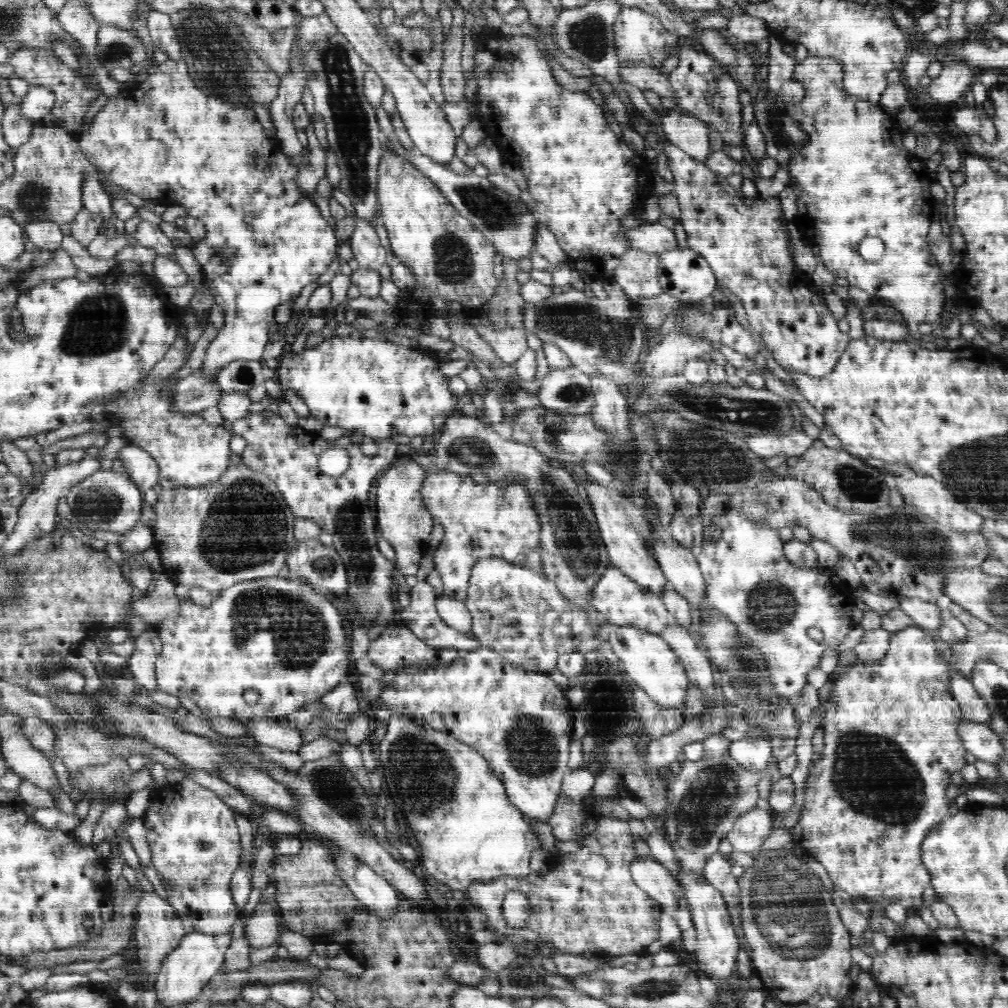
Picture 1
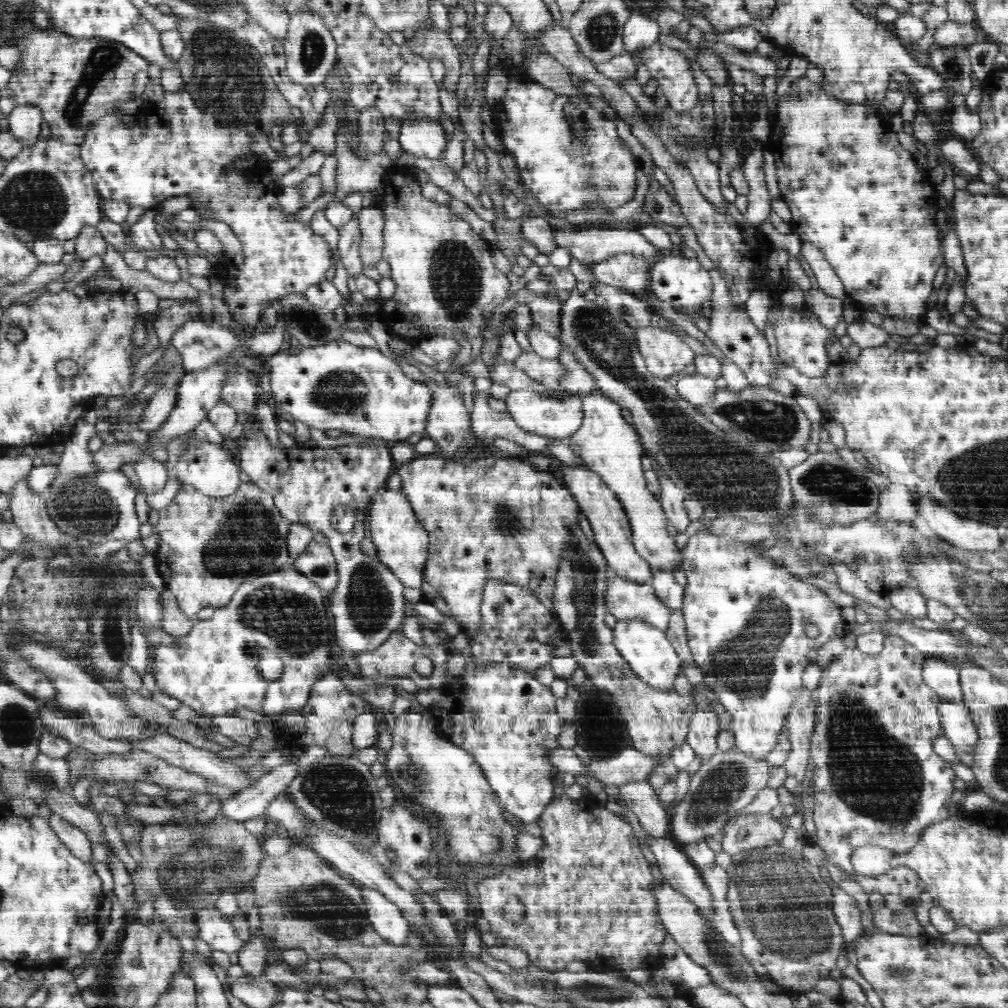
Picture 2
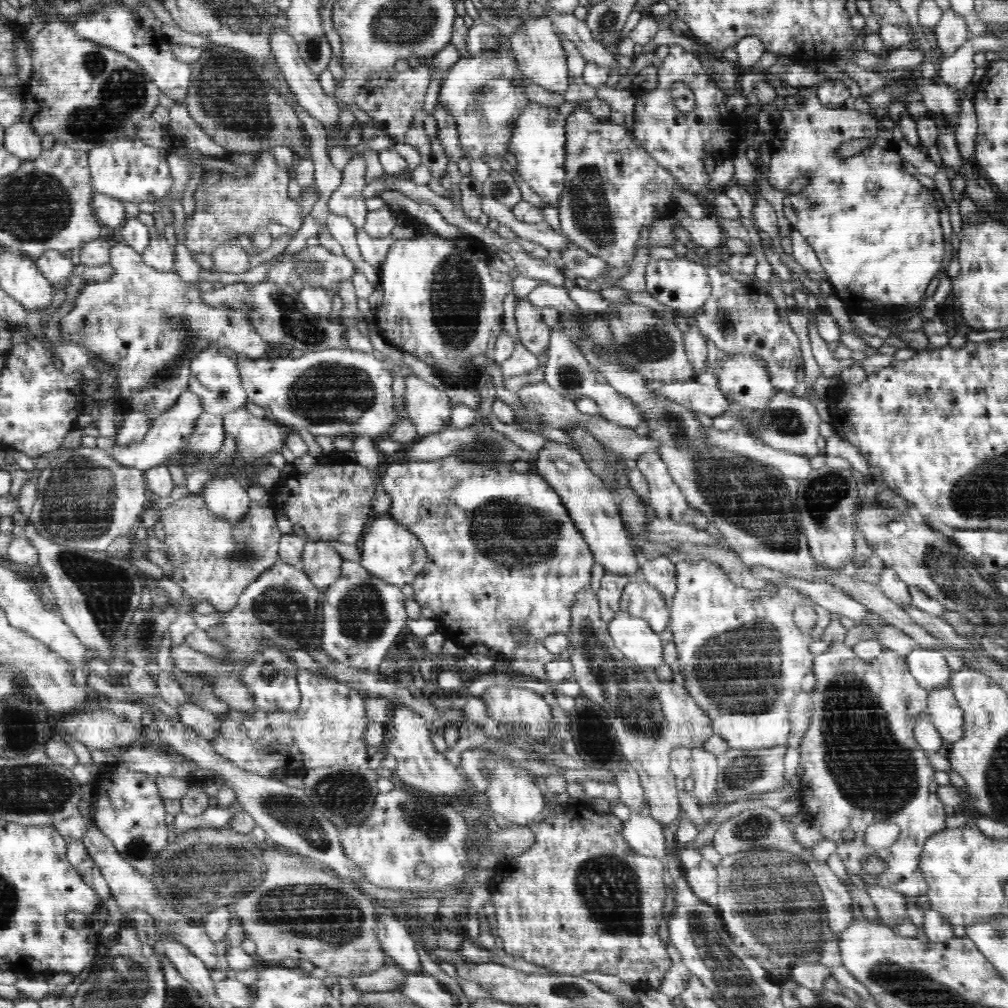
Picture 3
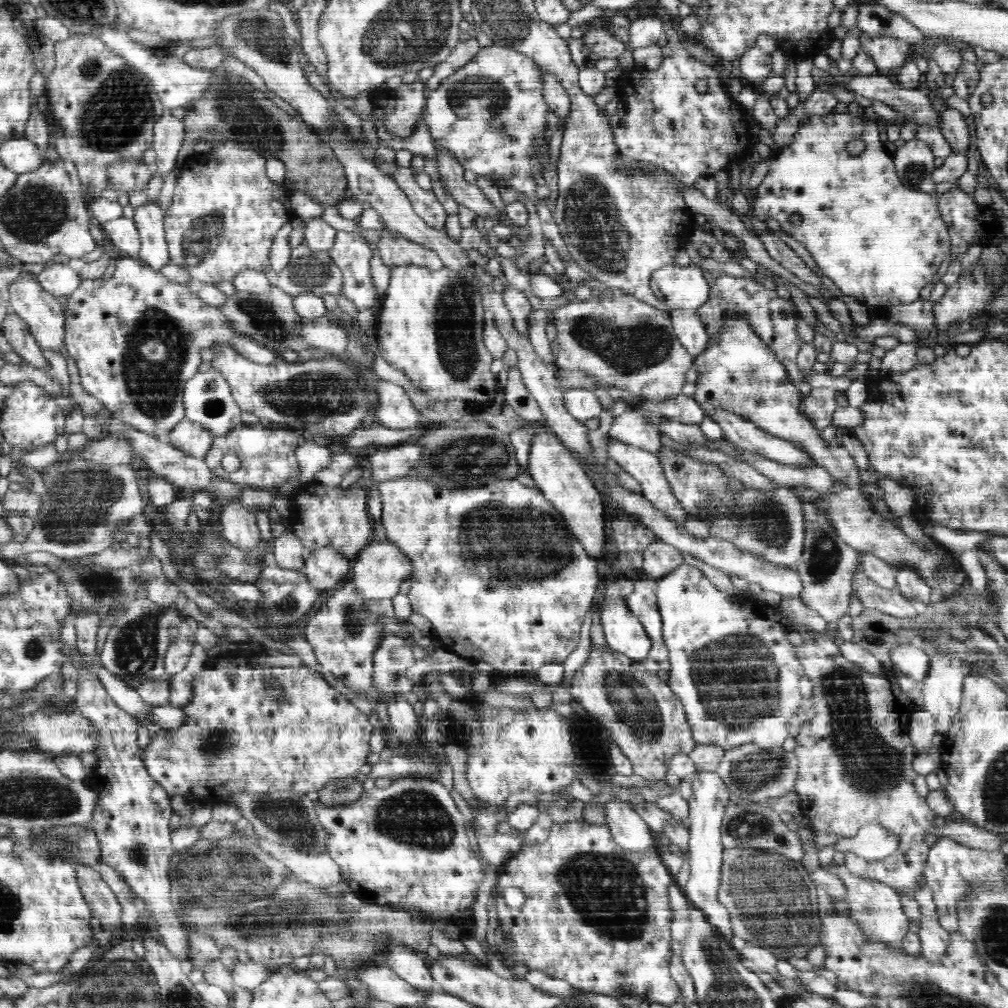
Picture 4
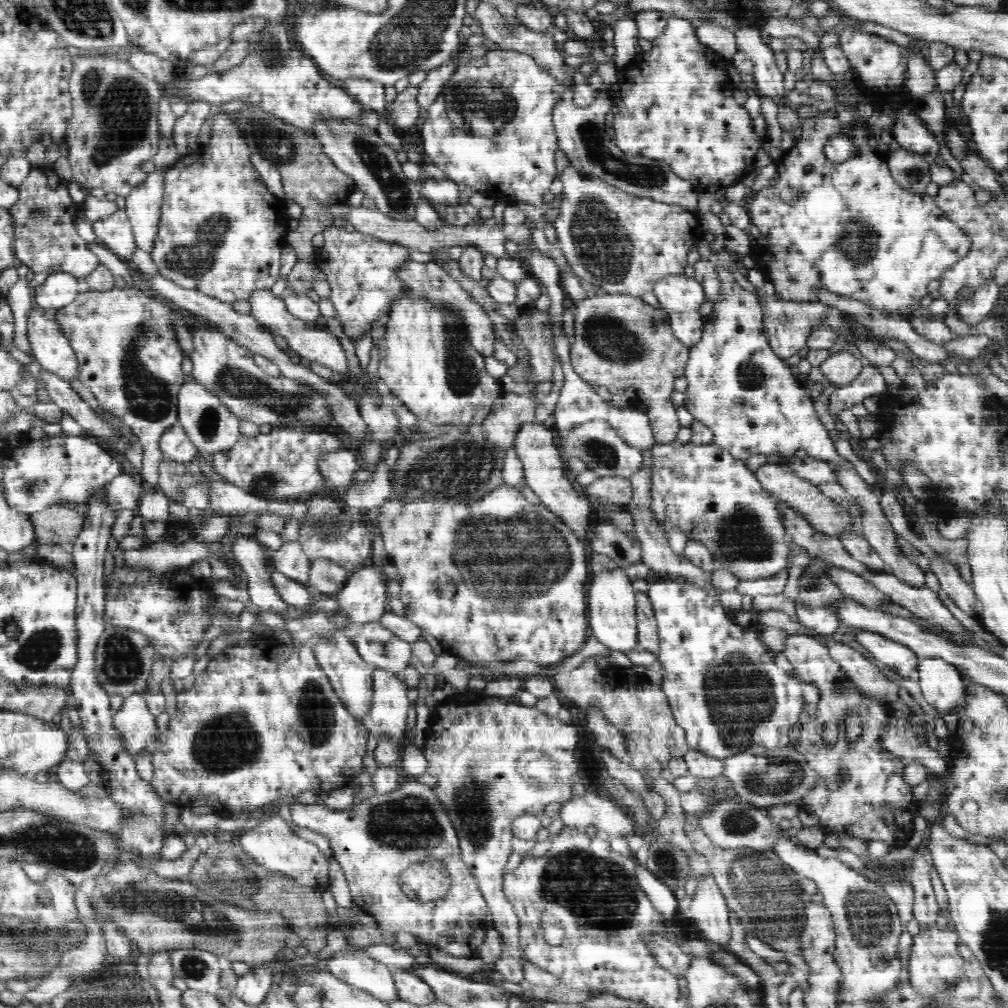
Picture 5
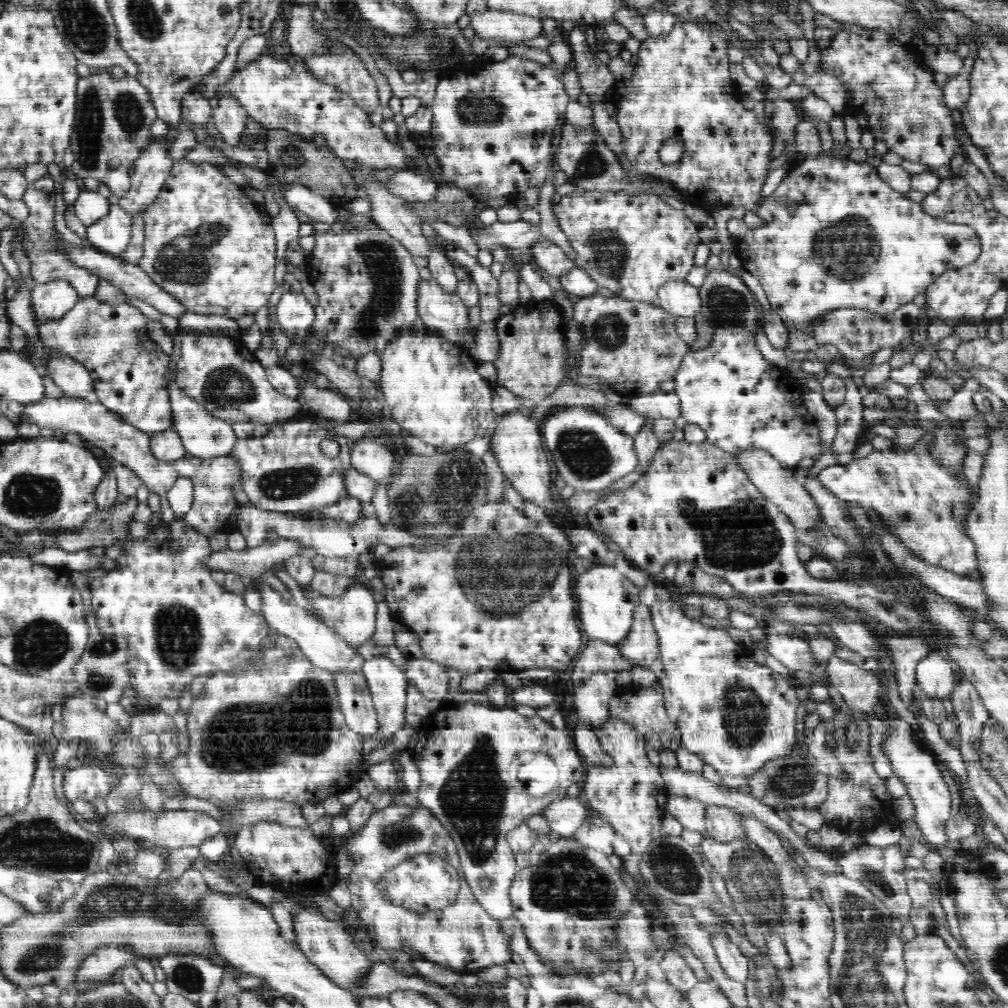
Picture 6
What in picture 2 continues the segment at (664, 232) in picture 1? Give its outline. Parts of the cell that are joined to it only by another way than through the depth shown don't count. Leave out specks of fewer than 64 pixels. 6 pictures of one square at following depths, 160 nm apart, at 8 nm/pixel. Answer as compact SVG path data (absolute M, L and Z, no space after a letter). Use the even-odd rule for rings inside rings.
M599 226L593 228L583 228L579 230L555 230L553 232L554 244L557 248L568 248L572 253L572 257L580 261L584 265L589 266L589 263L598 263L610 259L616 254L632 254L636 256L644 256L651 260L660 256L658 247L652 245L644 238L643 235L635 230L628 229L600 229Z

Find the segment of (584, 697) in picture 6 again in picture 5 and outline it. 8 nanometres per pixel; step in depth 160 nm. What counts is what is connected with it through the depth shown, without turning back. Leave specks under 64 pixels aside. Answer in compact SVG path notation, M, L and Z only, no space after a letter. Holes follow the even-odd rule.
M590 707L585 713L588 728L598 745L615 758L627 761L628 751L622 731L606 720L598 707Z

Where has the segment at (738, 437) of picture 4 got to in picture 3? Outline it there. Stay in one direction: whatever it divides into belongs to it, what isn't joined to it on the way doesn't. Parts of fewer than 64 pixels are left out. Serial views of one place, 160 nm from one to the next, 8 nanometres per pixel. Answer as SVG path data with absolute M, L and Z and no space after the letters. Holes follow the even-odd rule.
M695 377L684 382L670 382L657 388L657 396L666 397L692 412L712 417L724 415L731 404L715 385L702 385Z

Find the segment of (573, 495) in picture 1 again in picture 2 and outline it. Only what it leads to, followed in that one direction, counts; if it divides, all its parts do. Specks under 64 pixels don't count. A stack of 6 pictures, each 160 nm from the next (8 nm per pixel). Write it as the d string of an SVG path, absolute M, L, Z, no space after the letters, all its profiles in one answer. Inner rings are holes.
M425 378L424 384L428 385L429 391L432 392L433 407L430 408L430 416L426 419L424 437L432 438L436 442L436 455L442 455L446 459L452 461L458 461L462 464L475 463L474 460L482 460L488 456L502 456L510 457L510 459L524 460L527 462L528 452L526 450L521 451L519 457L512 457L509 454L502 452L498 447L494 446L494 443L486 444L485 441L478 440L476 436L473 436L471 413L465 408L462 399L462 390L460 387L451 384L451 386L440 386L440 383ZM578 506L578 520L574 520L574 524L570 524L570 540L567 541L566 546L562 548L562 560L558 560L558 574L556 574L556 584L554 586L554 612L558 621L562 620L564 624L564 631L568 634L568 642L572 649L572 657L576 658L578 665L582 666L586 676L590 682L598 690L606 690L616 702L620 702L620 712L627 725L628 735L632 739L634 749L640 753L652 757L655 765L651 770L651 775L648 782L652 785L657 797L667 810L671 810L676 796L676 776L678 776L678 769L674 766L671 759L671 751L679 745L687 743L688 726L692 720L692 714L696 712L696 703L694 698L696 695L701 696L701 683L706 679L704 675L698 670L694 664L694 658L690 654L688 648L688 641L686 640L686 620L684 620L684 613L681 609L672 612L670 617L670 624L666 634L666 638L672 648L676 650L677 656L682 660L681 673L683 673L692 686L691 695L680 695L676 691L658 691L656 688L651 688L638 676L631 671L627 661L620 655L620 652L615 648L613 629L605 624L605 616L607 615L607 605L605 604L604 596L607 588L606 579L613 575L609 566L607 566L606 557L598 548L598 544L594 542L594 531L590 532L590 523L586 516L579 511Z

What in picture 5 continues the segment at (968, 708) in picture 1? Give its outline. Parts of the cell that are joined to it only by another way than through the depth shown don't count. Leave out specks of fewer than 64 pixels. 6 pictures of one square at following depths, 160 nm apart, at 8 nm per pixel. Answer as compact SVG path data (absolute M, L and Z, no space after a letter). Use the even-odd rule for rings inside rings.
M858 630L856 642L898 675L904 678L915 676L920 658L908 646L893 642L880 634L863 630Z

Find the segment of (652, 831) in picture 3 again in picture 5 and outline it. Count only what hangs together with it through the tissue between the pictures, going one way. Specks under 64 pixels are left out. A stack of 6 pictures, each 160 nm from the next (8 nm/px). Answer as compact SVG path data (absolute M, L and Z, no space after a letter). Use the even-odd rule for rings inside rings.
M587 791L583 796L574 795L562 804L560 817L563 826L582 828L595 826L610 837L638 834L633 816L615 800Z

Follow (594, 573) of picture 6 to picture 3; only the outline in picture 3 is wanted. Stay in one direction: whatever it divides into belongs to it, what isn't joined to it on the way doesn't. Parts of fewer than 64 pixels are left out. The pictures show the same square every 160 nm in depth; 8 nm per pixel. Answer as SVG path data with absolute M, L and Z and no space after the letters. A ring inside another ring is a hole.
M620 609L608 624L608 631L614 642L614 647L616 647L616 649L618 649L618 651L631 663L635 663L638 667L643 667L648 671L655 671L656 666L666 664L664 658L662 658L663 647L659 634L650 629L646 620L636 616L631 616Z

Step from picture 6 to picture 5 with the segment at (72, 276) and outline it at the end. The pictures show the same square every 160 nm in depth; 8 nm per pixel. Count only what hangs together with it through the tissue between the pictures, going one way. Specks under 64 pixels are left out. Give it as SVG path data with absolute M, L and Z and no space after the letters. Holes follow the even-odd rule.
M33 169L26 181L18 188L19 202L9 210L11 222L14 223L13 249L19 264L24 264L33 273L53 273L53 269L69 273L83 280L100 264L98 258L90 251L86 241L80 238L74 228L76 210L68 194L68 180L60 178L52 170Z

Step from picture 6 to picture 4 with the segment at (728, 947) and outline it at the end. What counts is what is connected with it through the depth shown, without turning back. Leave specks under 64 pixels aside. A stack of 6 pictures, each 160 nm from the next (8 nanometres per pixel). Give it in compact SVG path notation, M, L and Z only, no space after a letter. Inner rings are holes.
M696 770L692 775L692 796L689 802L689 869L690 876L685 889L687 899L694 908L701 908L706 912L706 919L718 928L726 937L726 930L731 930L730 913L719 901L719 887L721 886L721 866L723 860L723 844L721 843L721 824L725 808L730 803L730 791L726 783L717 772Z

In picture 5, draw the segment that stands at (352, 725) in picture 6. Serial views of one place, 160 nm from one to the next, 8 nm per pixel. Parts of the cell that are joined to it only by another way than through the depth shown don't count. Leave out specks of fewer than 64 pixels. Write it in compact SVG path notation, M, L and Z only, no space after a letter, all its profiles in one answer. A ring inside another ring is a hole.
M334 632L332 640L320 640L314 648L317 662L323 672L327 675L332 689L337 693L338 698L346 708L352 712L361 722L370 712L373 696L373 672L372 666L358 655L358 649L350 643L344 633Z

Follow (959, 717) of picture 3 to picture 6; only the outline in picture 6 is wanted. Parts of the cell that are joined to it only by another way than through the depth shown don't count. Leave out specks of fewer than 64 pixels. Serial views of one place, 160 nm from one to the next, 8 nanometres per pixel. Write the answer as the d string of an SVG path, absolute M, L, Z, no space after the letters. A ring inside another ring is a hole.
M932 650L916 666L916 679L919 687L930 699L950 698L956 682L951 661L942 652Z

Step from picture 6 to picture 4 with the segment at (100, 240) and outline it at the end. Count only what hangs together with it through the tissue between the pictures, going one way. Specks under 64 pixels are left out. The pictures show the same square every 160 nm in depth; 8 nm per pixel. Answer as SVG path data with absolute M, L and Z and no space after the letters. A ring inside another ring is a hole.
M122 215L120 218L101 223L101 228L104 236L110 239L112 250L120 251L121 257L137 258L141 240L134 219Z

